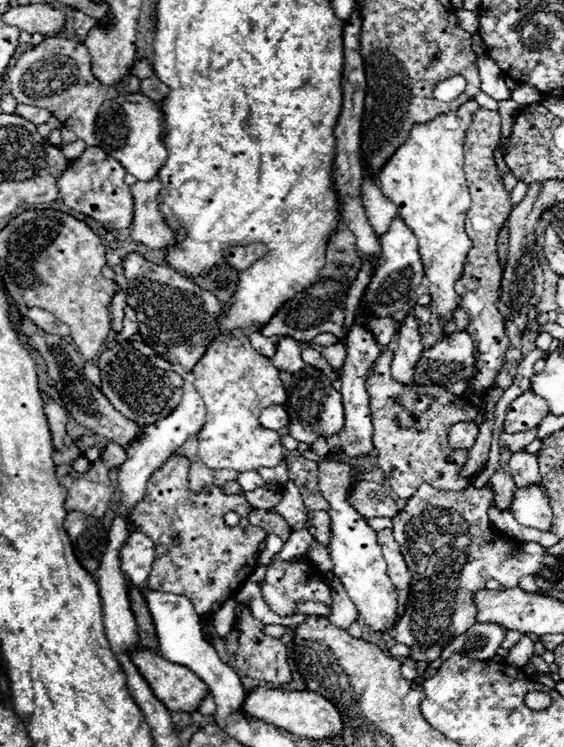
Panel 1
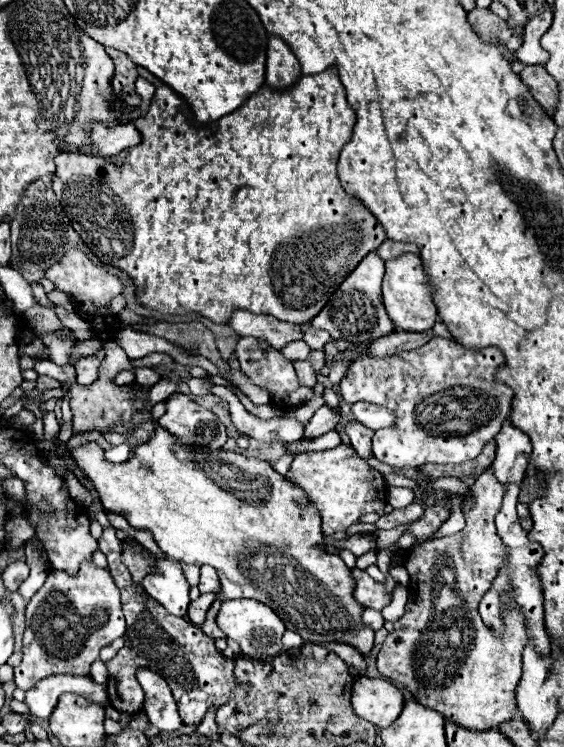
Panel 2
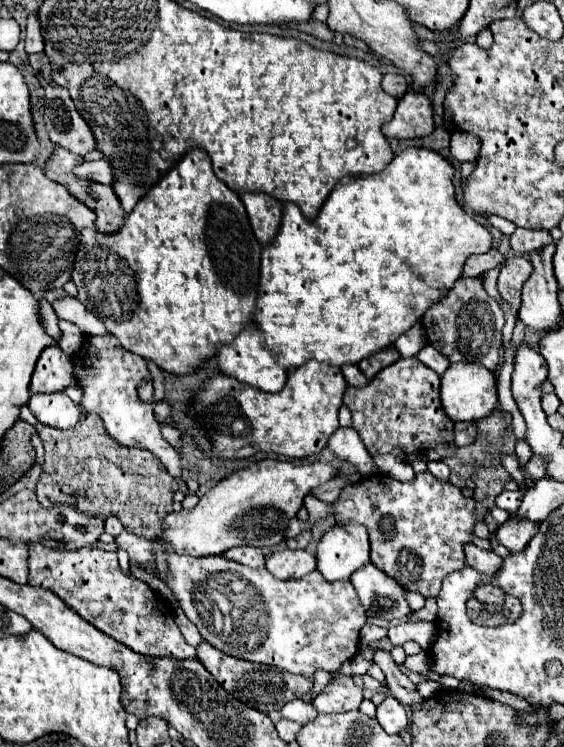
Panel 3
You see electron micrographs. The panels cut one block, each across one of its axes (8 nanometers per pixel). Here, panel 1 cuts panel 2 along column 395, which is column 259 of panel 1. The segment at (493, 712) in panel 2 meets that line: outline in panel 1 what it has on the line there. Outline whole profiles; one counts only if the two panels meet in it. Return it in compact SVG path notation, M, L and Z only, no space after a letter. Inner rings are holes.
M246 608L238 626L238 652L236 668L246 676L270 684L290 682L290 666L286 662L286 646L260 630L258 622Z

